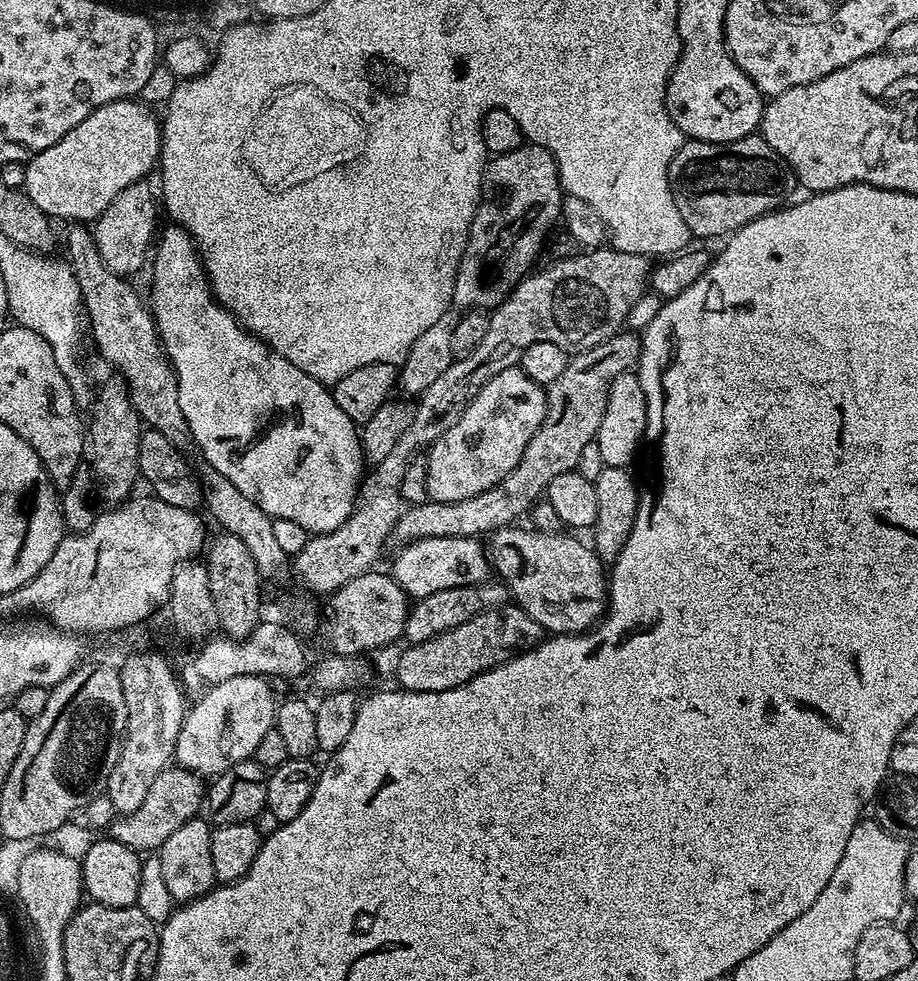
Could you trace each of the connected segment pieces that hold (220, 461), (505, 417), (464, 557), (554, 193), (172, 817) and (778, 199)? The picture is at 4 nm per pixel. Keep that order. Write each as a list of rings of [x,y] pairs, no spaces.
[[[168,226],[168,229],[159,233],[158,239],[154,244],[154,255],[150,260],[150,268],[152,264],[152,300],[150,299],[150,311],[152,313],[153,320],[156,321],[156,332],[160,335],[160,342],[164,350],[164,355],[168,357],[172,371],[176,373],[176,389],[178,390],[178,406],[182,406],[182,414],[186,418],[188,423],[188,434],[191,443],[196,444],[198,451],[204,455],[203,463],[207,467],[218,470],[218,474],[222,474],[222,478],[230,478],[230,482],[234,482],[234,486],[238,486],[238,490],[242,490],[242,494],[246,494],[246,498],[250,498],[257,506],[264,511],[268,516],[271,516],[273,520],[285,520],[286,522],[298,522],[298,526],[302,526],[309,532],[309,534],[327,534],[338,530],[342,526],[342,522],[346,522],[346,518],[350,518],[353,508],[356,507],[358,499],[358,493],[362,487],[362,481],[366,475],[366,459],[364,457],[363,446],[361,444],[361,433],[358,431],[357,424],[350,418],[346,418],[346,414],[342,414],[342,410],[338,410],[338,402],[334,402],[331,391],[325,385],[320,384],[314,378],[310,378],[310,374],[306,374],[302,370],[298,370],[298,366],[294,366],[294,362],[290,362],[286,358],[282,358],[282,354],[278,354],[269,346],[266,342],[262,342],[251,332],[245,330],[240,323],[238,323],[235,316],[228,311],[227,308],[222,307],[216,302],[216,297],[212,294],[212,289],[208,286],[208,275],[204,272],[204,266],[200,262],[200,253],[196,250],[196,241],[186,231],[185,228],[179,226]]]
[[[519,366],[494,374],[494,378],[488,380],[487,388],[483,388],[470,402],[470,406],[462,414],[462,418],[458,418],[458,422],[454,422],[454,426],[450,426],[450,430],[446,430],[446,434],[442,434],[442,438],[438,438],[427,449],[429,497],[437,504],[458,502],[462,498],[474,498],[474,494],[482,494],[486,490],[490,490],[490,486],[499,484],[500,479],[508,473],[508,469],[519,462],[520,456],[526,450],[529,438],[527,431],[511,432],[510,429],[503,428],[500,424],[535,426],[542,422],[547,409],[548,397],[545,389],[541,385],[535,384],[530,378],[526,378],[526,374]]]
[[[475,536],[466,538],[422,538],[403,545],[392,560],[390,575],[413,601],[426,598],[438,590],[454,590],[454,586],[483,584],[490,576],[490,556]]]
[[[525,142],[506,154],[492,156],[484,170],[480,204],[458,266],[452,308],[463,314],[499,300],[534,256],[544,228],[561,216],[562,181],[545,148]]]
[[[179,766],[163,768],[154,778],[154,786],[142,801],[142,806],[129,816],[120,816],[112,821],[111,839],[122,842],[122,846],[130,846],[141,854],[155,853],[178,826],[186,826],[186,822],[197,819],[199,810],[206,800],[206,784],[195,772],[190,772]]]
[[[759,134],[743,136],[741,140],[729,144],[715,144],[705,140],[681,143],[678,154],[674,154],[668,167],[668,181],[676,212],[682,214],[682,222],[686,222],[693,237],[724,238],[737,232],[751,220],[757,220],[767,212],[777,211],[785,203],[784,195],[788,192],[788,180],[790,181],[790,169],[787,162]]]

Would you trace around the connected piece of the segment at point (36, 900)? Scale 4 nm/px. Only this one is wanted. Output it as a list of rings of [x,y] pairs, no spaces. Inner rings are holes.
[[[36,848],[26,856],[18,873],[17,899],[30,920],[44,953],[63,943],[63,934],[70,918],[81,907],[84,896],[79,860],[49,848]]]

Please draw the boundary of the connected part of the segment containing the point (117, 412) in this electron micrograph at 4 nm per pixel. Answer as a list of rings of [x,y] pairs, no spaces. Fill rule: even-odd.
[[[113,378],[108,380],[100,388],[100,393],[95,393],[91,401],[92,421],[89,419],[86,424],[86,436],[90,441],[90,467],[94,477],[95,487],[98,489],[98,496],[105,500],[105,505],[119,506],[133,495],[132,487],[140,476],[140,467],[138,466],[138,442],[142,431],[142,421],[138,410],[132,404],[132,399],[128,393],[128,384],[125,380]]]

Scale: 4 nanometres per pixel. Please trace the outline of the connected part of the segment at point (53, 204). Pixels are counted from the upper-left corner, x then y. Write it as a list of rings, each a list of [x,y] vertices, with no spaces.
[[[136,98],[115,100],[106,106],[98,106],[70,134],[58,138],[54,146],[46,146],[39,154],[32,157],[24,164],[26,178],[24,179],[23,191],[50,218],[63,222],[95,222],[100,215],[134,182],[145,179],[148,171],[157,167],[160,158],[160,129],[161,121]]]

